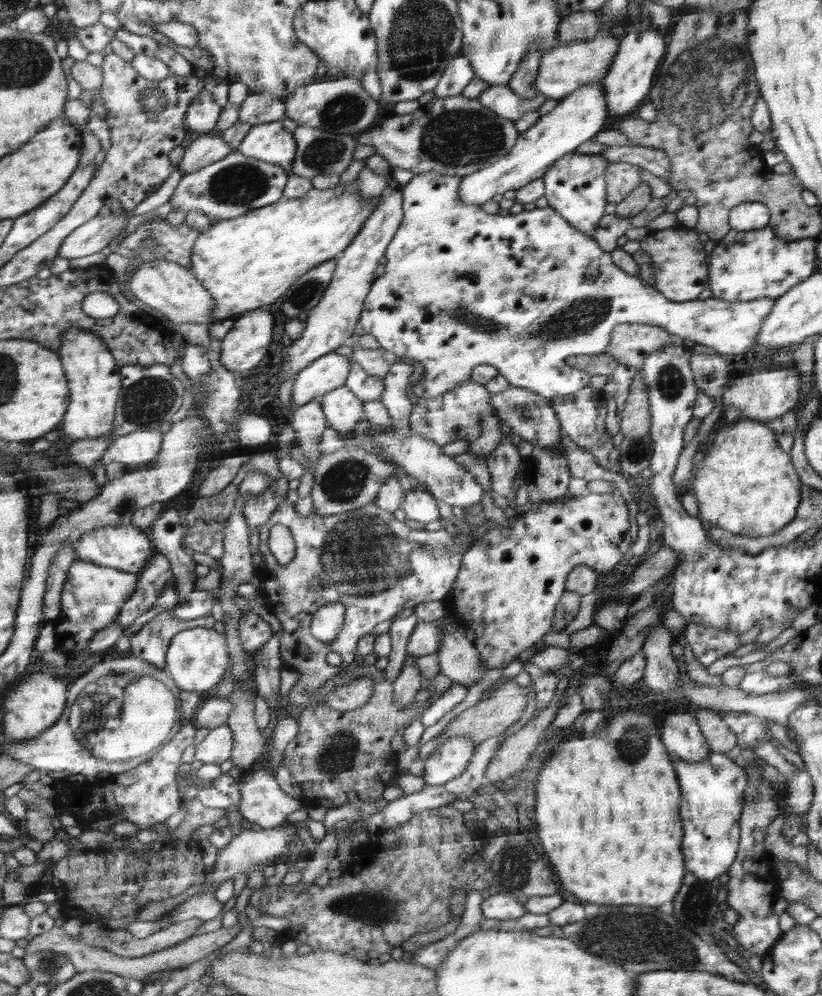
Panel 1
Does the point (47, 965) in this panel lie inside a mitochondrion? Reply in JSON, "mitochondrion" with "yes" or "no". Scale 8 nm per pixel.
{"mitochondrion":"yes"}

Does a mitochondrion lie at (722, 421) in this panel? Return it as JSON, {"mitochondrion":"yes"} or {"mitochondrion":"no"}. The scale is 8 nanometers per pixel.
{"mitochondrion":"no"}

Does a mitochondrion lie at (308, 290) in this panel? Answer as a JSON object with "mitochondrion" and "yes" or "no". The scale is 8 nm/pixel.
{"mitochondrion":"yes"}

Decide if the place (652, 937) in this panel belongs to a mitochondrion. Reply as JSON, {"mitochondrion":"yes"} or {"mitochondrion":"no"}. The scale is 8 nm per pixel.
{"mitochondrion":"yes"}

